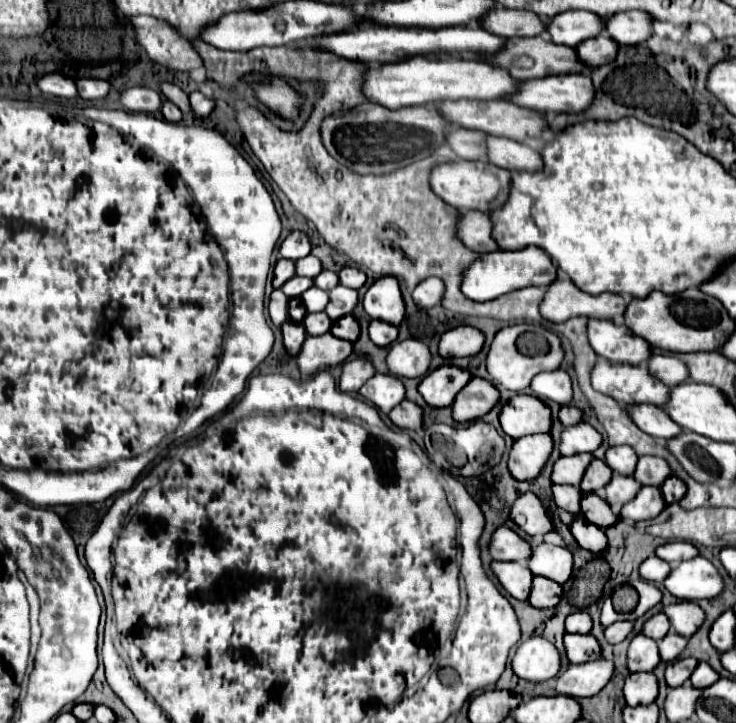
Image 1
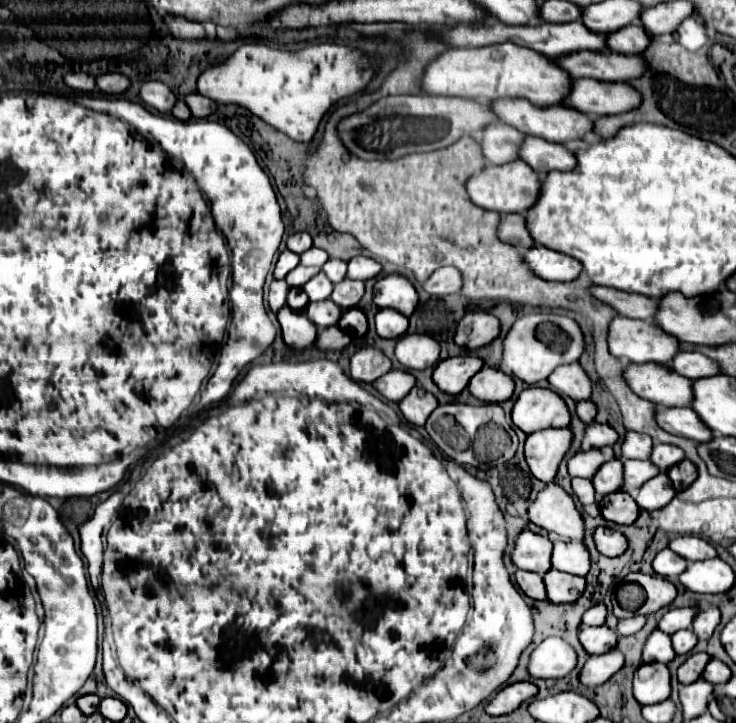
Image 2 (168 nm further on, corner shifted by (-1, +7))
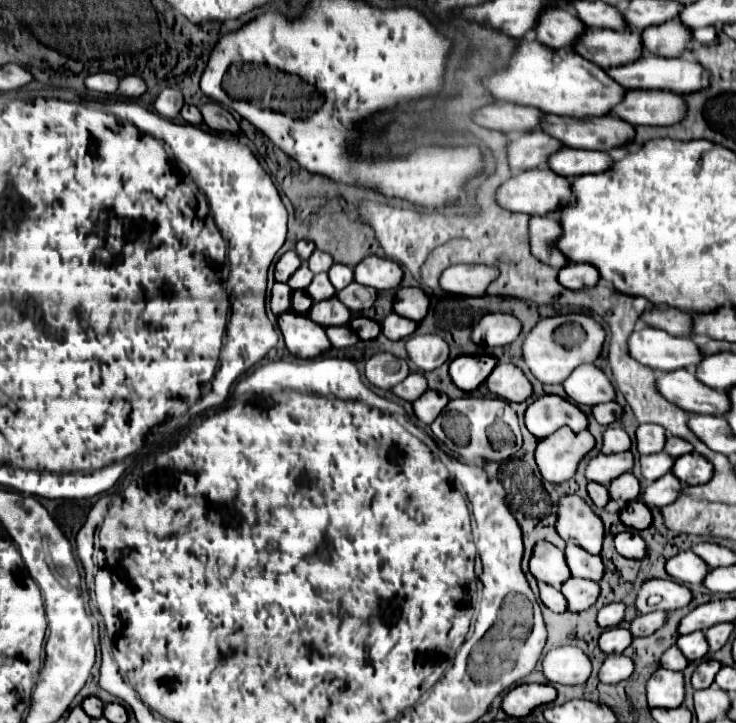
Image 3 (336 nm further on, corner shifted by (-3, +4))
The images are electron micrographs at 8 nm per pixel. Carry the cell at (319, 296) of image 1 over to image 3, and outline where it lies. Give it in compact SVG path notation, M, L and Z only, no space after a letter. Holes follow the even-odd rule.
M320 272L314 276L312 284L308 286L308 294L314 302L320 302L320 300L328 300L328 296L334 296L336 294L336 288L330 284L328 280L328 274L326 272Z

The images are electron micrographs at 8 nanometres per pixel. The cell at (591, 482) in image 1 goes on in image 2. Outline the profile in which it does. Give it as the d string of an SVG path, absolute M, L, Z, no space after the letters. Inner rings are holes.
M612 459L612 461L604 463L600 467L600 471L594 475L592 483L594 483L594 489L596 489L598 497L620 491L622 489L622 461Z

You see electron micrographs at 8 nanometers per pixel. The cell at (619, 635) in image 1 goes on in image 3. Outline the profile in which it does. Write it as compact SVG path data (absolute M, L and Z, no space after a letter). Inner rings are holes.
M650 612L650 614L644 614L644 616L636 616L630 624L630 634L634 638L638 636L648 636L652 632L656 632L656 628L660 628L666 620L666 614L664 612Z

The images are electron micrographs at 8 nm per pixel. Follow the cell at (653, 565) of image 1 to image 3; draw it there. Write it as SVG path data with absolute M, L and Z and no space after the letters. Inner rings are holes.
M686 550L678 552L666 562L666 572L682 584L696 584L704 580L704 572L708 572L708 566L704 566L704 560L700 560L700 556Z

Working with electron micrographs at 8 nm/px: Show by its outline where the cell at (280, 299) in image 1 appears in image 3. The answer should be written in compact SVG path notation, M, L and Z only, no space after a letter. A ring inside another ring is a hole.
M276 282L272 286L272 292L270 292L270 308L272 308L274 316L290 310L290 296L292 296L292 288L288 288L288 284Z

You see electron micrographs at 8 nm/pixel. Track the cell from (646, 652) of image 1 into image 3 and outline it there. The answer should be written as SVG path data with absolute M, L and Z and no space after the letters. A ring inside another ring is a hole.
M670 646L662 656L660 656L660 666L668 668L668 670L684 670L688 664L688 660L684 658L684 654L678 650L678 646Z

